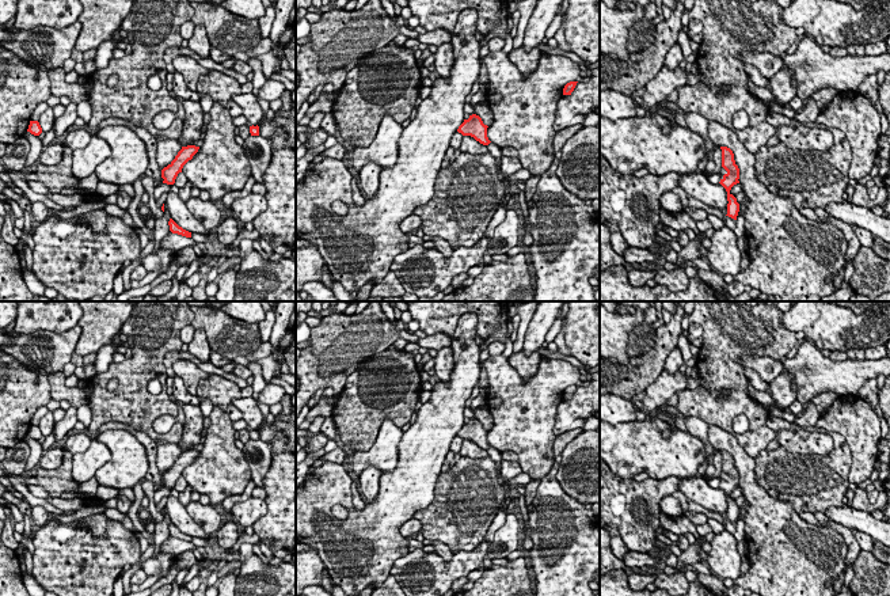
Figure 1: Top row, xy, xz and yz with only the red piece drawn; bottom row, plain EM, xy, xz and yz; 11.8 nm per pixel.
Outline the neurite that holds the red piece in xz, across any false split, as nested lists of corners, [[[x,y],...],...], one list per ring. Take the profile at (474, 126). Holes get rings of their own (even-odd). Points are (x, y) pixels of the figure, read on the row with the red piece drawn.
[[[476,114],[469,115],[468,119],[459,126],[457,132],[463,136],[471,136],[483,145],[488,145],[491,141],[487,137],[487,125]]]

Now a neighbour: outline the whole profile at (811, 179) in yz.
[[[836,128],[829,129],[834,138],[834,147],[829,152],[819,151],[798,151],[788,148],[784,143],[773,147],[762,145],[756,153],[756,178],[775,195],[790,197],[798,209],[821,208],[825,209],[829,204],[844,202],[843,194],[849,186],[848,168],[852,160],[851,145],[845,134]]]

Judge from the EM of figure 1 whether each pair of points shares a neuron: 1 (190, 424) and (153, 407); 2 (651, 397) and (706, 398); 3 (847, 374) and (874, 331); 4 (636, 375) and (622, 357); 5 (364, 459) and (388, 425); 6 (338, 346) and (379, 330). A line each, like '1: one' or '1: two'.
1: two
2: two
3: two
4: two
5: one
6: one

